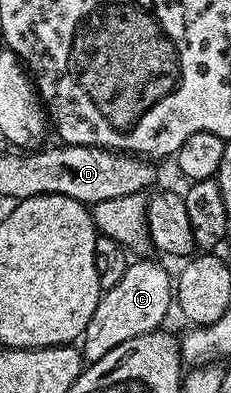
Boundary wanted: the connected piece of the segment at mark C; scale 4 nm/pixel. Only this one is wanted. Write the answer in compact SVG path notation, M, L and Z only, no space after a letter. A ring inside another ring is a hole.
M144 259L141 263L129 262L126 273L122 273L122 281L114 285L114 289L103 292L94 309L94 317L90 317L90 325L86 325L82 336L82 359L85 364L96 363L110 349L118 349L122 341L134 341L134 337L142 337L146 333L157 330L160 323L168 315L168 306L174 303L174 279L160 263L151 263Z

